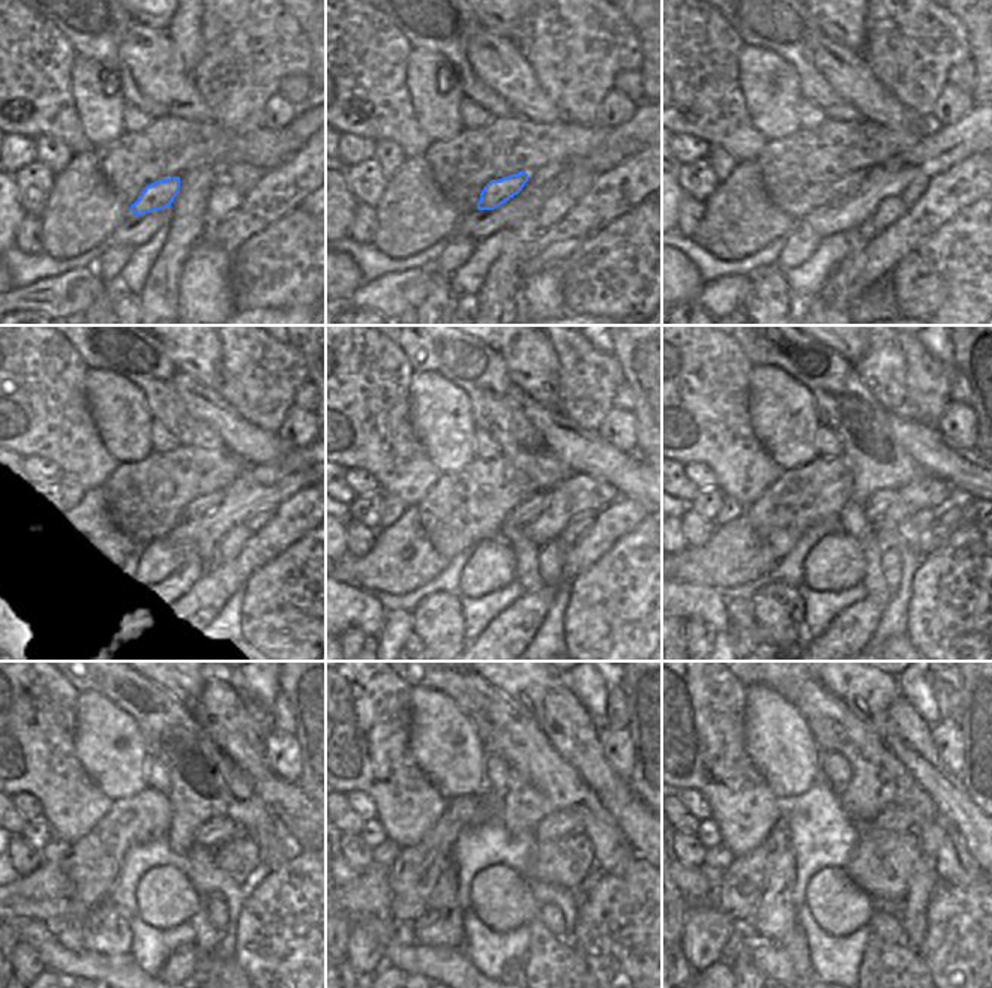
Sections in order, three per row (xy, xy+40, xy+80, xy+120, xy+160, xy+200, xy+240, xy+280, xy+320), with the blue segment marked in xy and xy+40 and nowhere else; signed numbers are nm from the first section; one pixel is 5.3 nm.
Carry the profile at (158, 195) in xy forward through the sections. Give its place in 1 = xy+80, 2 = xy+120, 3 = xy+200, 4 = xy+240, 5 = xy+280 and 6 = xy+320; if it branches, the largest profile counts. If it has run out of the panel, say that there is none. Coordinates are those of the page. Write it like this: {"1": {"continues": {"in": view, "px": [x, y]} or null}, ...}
{"1": {"continues": {"in": "xy+80", "px": [848, 185]}}, "2": {"continues": {"in": "xy+120", "px": [204, 504]}}, "3": {"continues": {"in": "xy+200", "px": [880, 501]}}, "4": {"continues": {"in": "xy+240", "px": [218, 829]}}, "5": {"continues": {"in": "xy+280", "px": [562, 823]}}, "6": {"continues": {"in": "xy+320", "px": [895, 817]}}}

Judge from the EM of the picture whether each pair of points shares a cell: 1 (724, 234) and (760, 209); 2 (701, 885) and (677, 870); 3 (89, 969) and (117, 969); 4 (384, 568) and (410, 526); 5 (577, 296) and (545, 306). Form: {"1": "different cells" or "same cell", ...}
{"1": "same cell", "2": "same cell", "3": "same cell", "4": "same cell", "5": "different cells"}

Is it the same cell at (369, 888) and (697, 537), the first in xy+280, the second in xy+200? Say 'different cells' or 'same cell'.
different cells

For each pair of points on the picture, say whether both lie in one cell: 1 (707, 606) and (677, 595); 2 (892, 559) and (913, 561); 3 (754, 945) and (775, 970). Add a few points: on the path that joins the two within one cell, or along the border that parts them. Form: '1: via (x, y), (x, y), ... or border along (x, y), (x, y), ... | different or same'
1: via (700, 601), (685, 601) | same
2: border along (890, 547), (899, 553), (899, 586), (892, 594) | different
3: via (760, 951), (773, 964) | same

